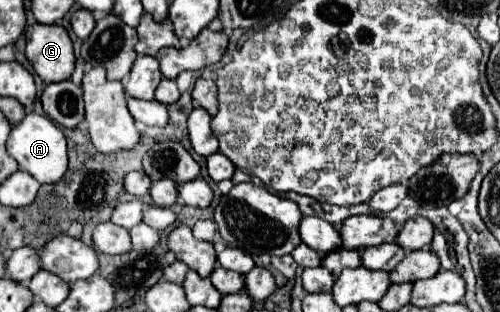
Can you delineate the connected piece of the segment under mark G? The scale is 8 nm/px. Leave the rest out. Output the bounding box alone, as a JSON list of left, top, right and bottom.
[26,24,74,82]

